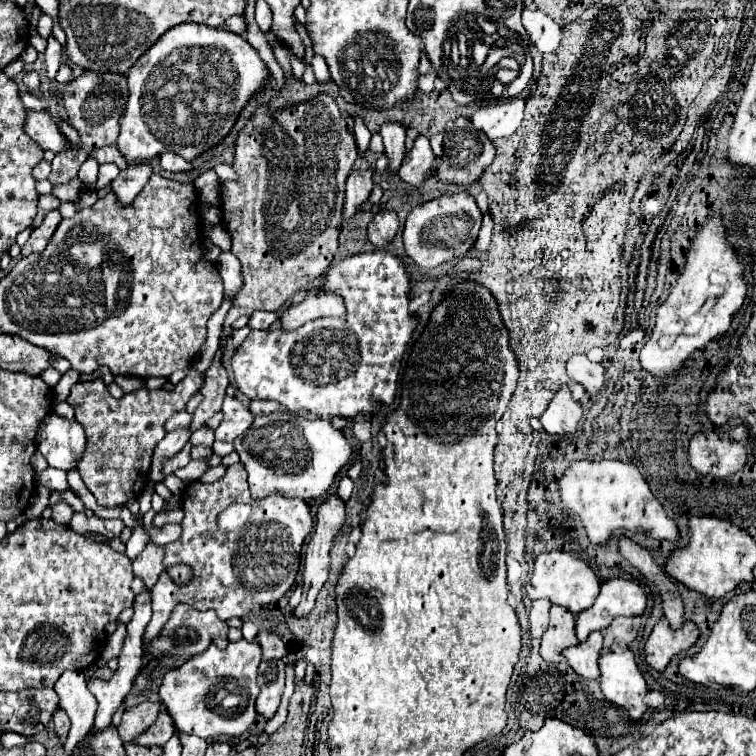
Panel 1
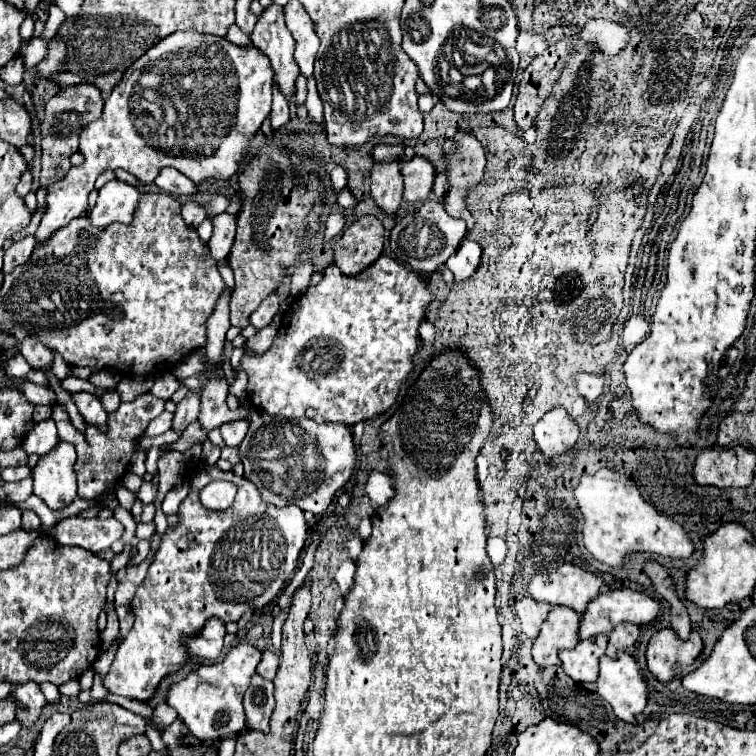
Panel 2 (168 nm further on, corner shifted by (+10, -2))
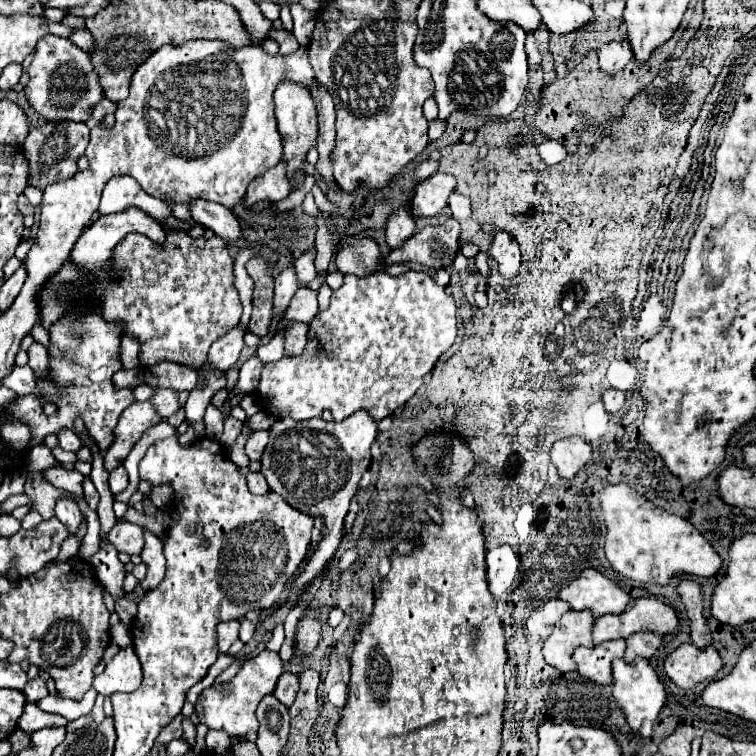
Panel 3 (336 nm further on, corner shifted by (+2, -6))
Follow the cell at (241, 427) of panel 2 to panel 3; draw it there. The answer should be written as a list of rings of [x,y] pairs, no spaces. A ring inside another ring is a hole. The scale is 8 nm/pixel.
[[[264,430],[254,432],[246,442],[246,454],[250,456],[250,460],[260,460],[266,444],[268,444],[268,432]]]

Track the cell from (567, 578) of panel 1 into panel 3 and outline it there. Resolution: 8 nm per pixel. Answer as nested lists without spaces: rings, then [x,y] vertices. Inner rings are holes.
[[[586,568],[570,586],[560,590],[558,598],[568,602],[574,610],[592,610],[596,618],[620,614],[632,600],[630,594],[594,568]]]

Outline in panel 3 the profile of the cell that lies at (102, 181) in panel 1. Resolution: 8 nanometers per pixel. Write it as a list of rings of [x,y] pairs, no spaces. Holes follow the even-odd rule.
[[[130,176],[112,178],[104,188],[102,202],[98,208],[100,214],[124,212],[130,206],[140,208],[142,212],[146,212],[160,224],[166,224],[166,218],[172,216],[172,208],[168,204],[164,204],[164,200],[156,200],[156,198],[148,196],[140,188],[140,184],[136,184],[136,180],[132,180]]]

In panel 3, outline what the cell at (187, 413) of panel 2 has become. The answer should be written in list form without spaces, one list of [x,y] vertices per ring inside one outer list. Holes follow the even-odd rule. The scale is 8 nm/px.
[[[236,326],[236,328],[232,328],[232,332],[222,336],[220,340],[216,340],[216,344],[212,344],[212,348],[210,348],[208,362],[212,366],[216,366],[218,370],[232,368],[244,348],[244,334],[246,334],[244,328]]]

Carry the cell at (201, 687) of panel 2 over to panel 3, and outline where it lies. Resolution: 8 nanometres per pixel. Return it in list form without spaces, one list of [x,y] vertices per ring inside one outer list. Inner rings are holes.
[[[262,650],[256,658],[248,660],[230,682],[210,686],[200,694],[200,698],[196,702],[196,714],[198,714],[200,722],[206,724],[208,728],[224,730],[230,738],[244,738],[248,732],[256,732],[258,730],[256,706],[260,704],[260,700],[264,696],[274,692],[276,680],[280,678],[282,672],[284,672],[284,664],[282,664],[278,652]]]

